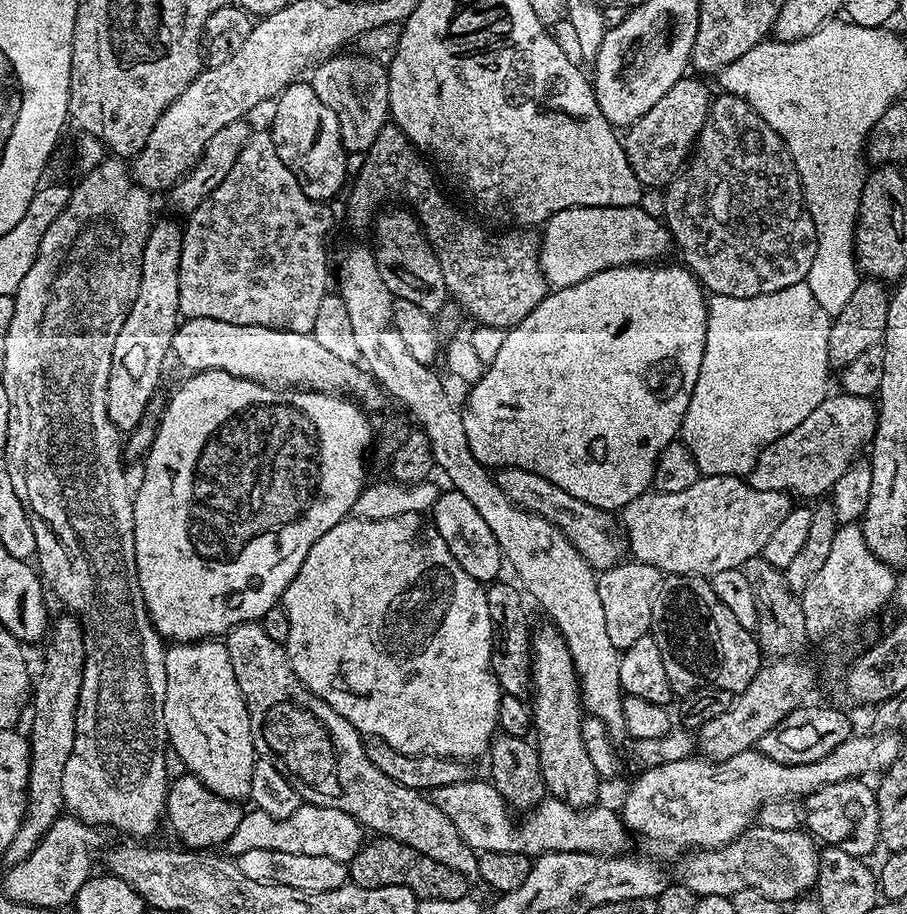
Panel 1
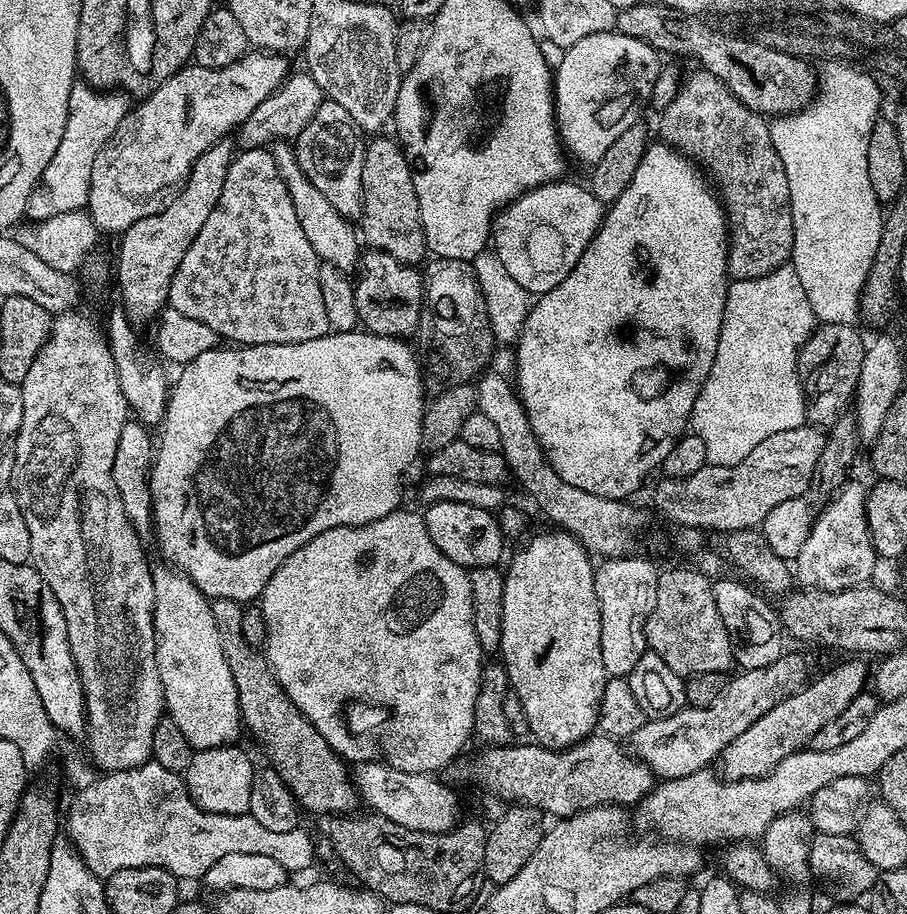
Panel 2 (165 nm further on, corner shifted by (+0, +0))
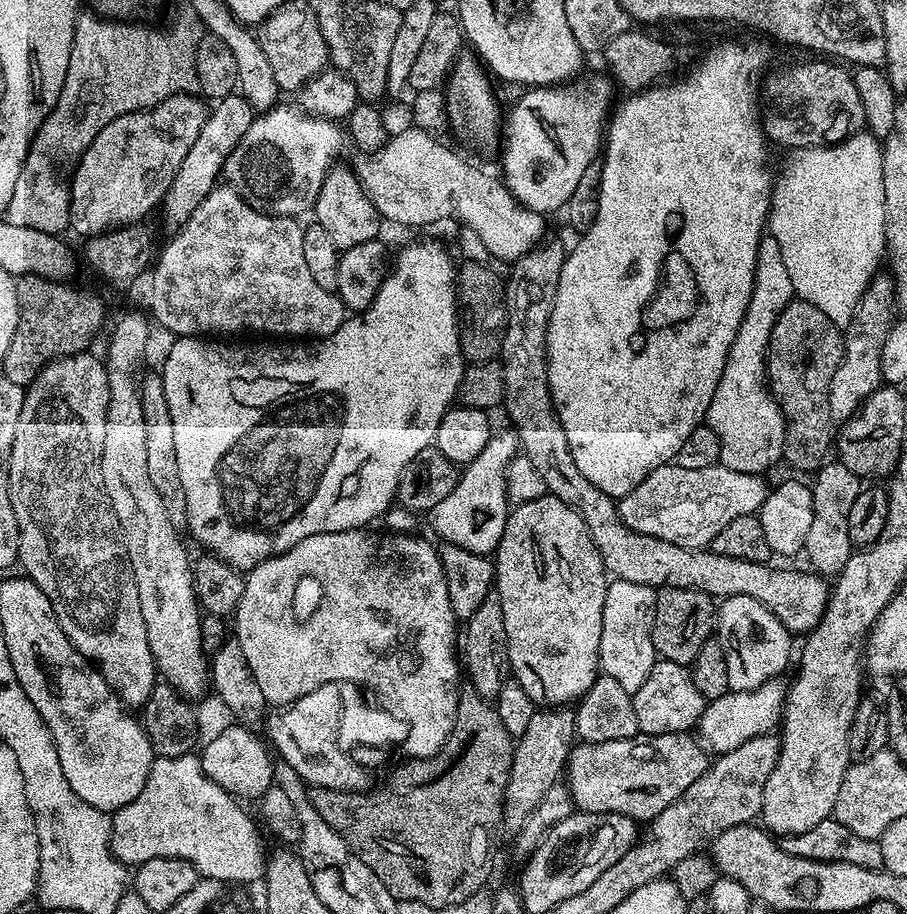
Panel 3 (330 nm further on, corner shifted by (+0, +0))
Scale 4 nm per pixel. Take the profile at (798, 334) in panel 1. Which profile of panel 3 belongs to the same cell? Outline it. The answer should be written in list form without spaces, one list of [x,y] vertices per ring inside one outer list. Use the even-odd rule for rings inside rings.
[[[765,234],[758,246],[750,306],[746,306],[746,318],[742,318],[734,346],[730,346],[722,378],[718,378],[718,390],[714,390],[714,398],[710,398],[710,410],[706,417],[706,426],[718,434],[720,463],[742,474],[759,476],[767,473],[767,468],[774,467],[776,463],[779,465],[782,460],[784,416],[768,390],[766,365],[774,322],[778,322],[792,299],[792,283],[786,271],[786,262],[782,259],[782,250],[772,235]]]

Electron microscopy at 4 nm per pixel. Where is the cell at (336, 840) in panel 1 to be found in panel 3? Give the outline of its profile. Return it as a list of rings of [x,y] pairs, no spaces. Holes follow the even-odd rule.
[[[199,755],[156,756],[146,778],[146,786],[142,786],[142,794],[112,816],[112,852],[125,866],[139,866],[154,858],[189,860],[201,877],[227,882],[232,886],[248,886],[244,884],[263,877],[266,851],[260,841],[261,829],[258,826],[256,829],[251,818],[240,807],[242,804],[237,797],[222,790],[222,786],[205,774]]]

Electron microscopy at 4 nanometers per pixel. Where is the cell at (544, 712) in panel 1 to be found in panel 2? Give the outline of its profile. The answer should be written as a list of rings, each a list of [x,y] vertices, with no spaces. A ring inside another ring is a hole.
[[[561,530],[540,532],[532,536],[512,556],[508,568],[504,572],[504,589],[502,590],[502,630],[500,631],[500,650],[504,669],[508,671],[508,682],[511,691],[522,702],[522,710],[526,710],[531,739],[543,748],[569,748],[581,744],[588,736],[593,735],[598,728],[598,714],[602,694],[606,690],[606,682],[610,679],[608,671],[602,666],[602,618],[598,606],[598,594],[594,590],[596,570],[593,557],[570,533]]]

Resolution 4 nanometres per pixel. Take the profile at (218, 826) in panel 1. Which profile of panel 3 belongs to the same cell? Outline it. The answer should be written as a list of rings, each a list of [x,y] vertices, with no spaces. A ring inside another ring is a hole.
[[[232,722],[229,728],[221,730],[217,736],[212,736],[199,749],[200,765],[202,770],[215,784],[239,798],[241,801],[253,800],[259,802],[268,790],[274,786],[274,756],[269,745],[252,733],[243,723]]]

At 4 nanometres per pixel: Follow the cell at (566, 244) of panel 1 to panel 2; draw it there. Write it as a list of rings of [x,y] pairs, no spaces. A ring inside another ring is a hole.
[[[561,178],[554,184],[543,184],[513,200],[498,213],[493,226],[491,247],[506,266],[510,278],[529,294],[554,290],[562,278],[574,270],[578,258],[596,237],[596,230],[604,222],[605,201],[587,187],[571,184]]]

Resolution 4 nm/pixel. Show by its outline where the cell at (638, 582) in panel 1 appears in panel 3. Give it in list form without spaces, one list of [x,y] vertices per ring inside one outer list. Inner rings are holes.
[[[613,579],[606,590],[606,602],[602,606],[602,638],[600,639],[600,668],[603,675],[614,678],[618,686],[627,692],[636,692],[658,659],[656,647],[652,641],[652,623],[656,617],[657,589],[642,586],[638,582],[626,582]]]

